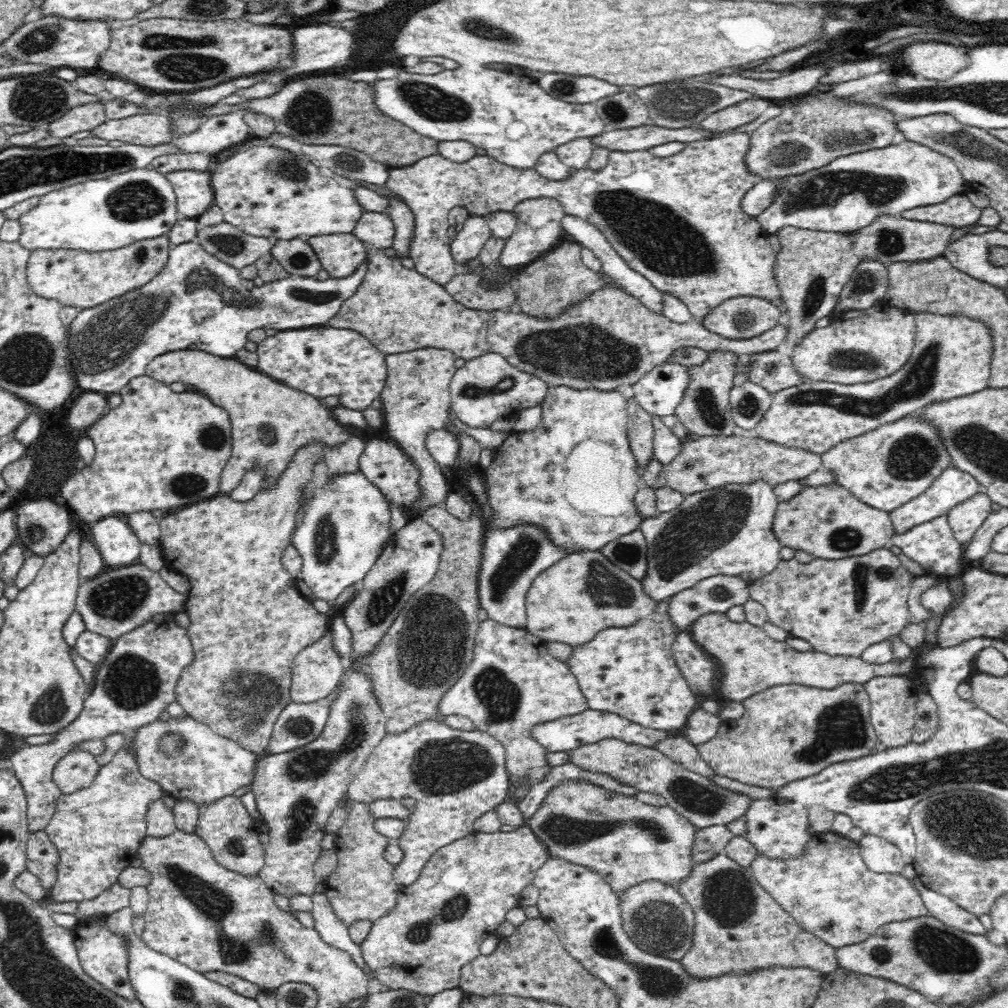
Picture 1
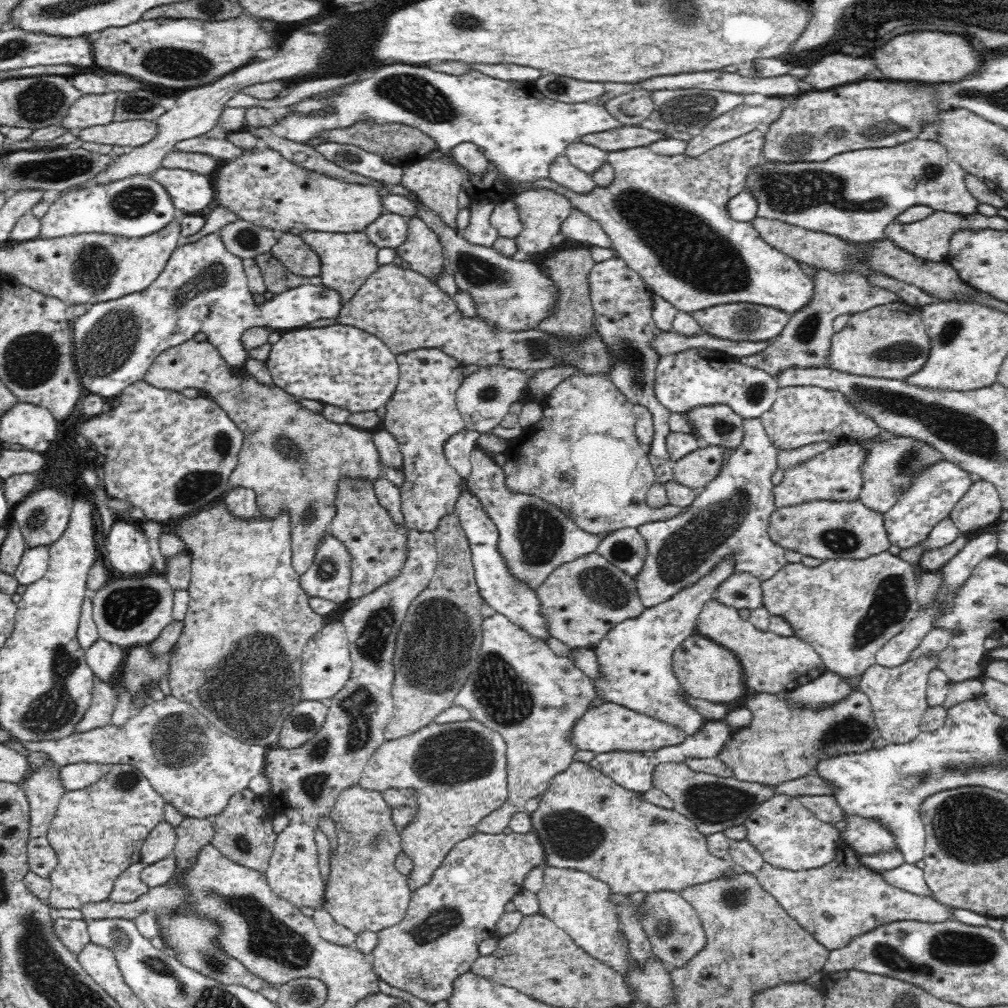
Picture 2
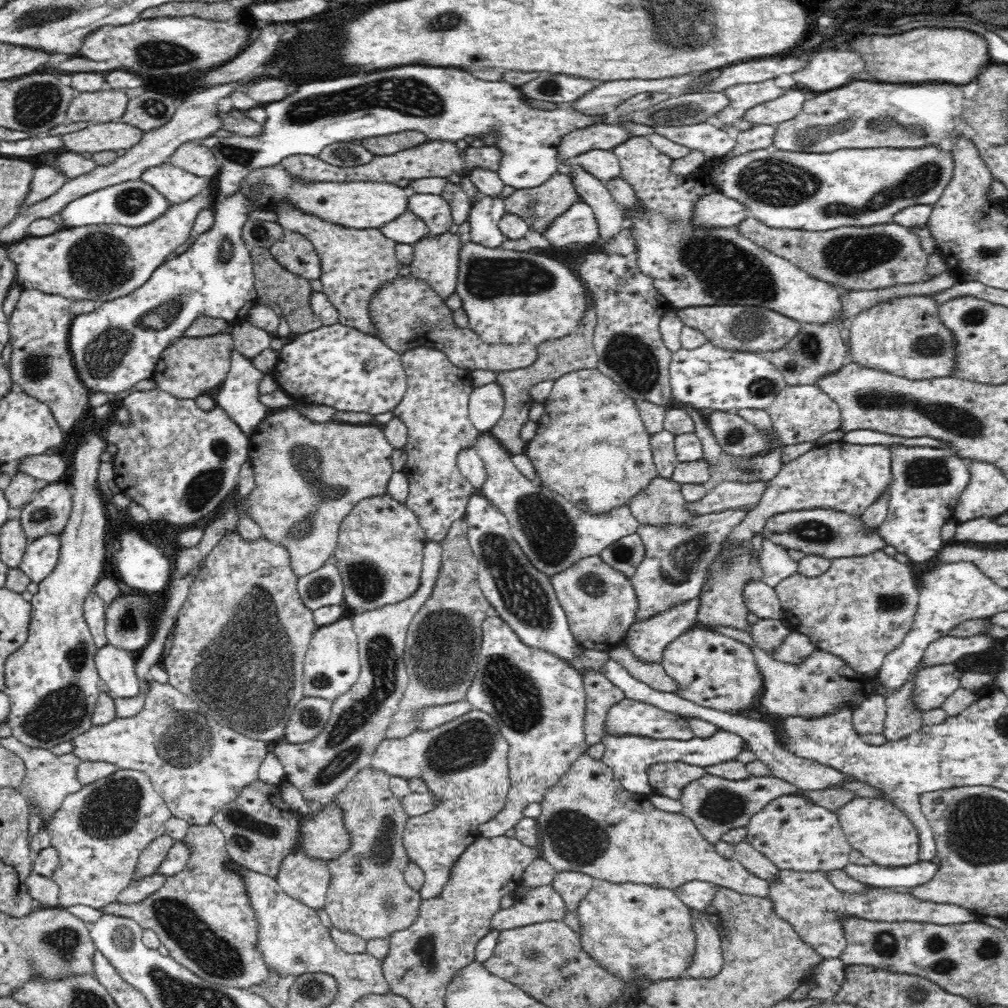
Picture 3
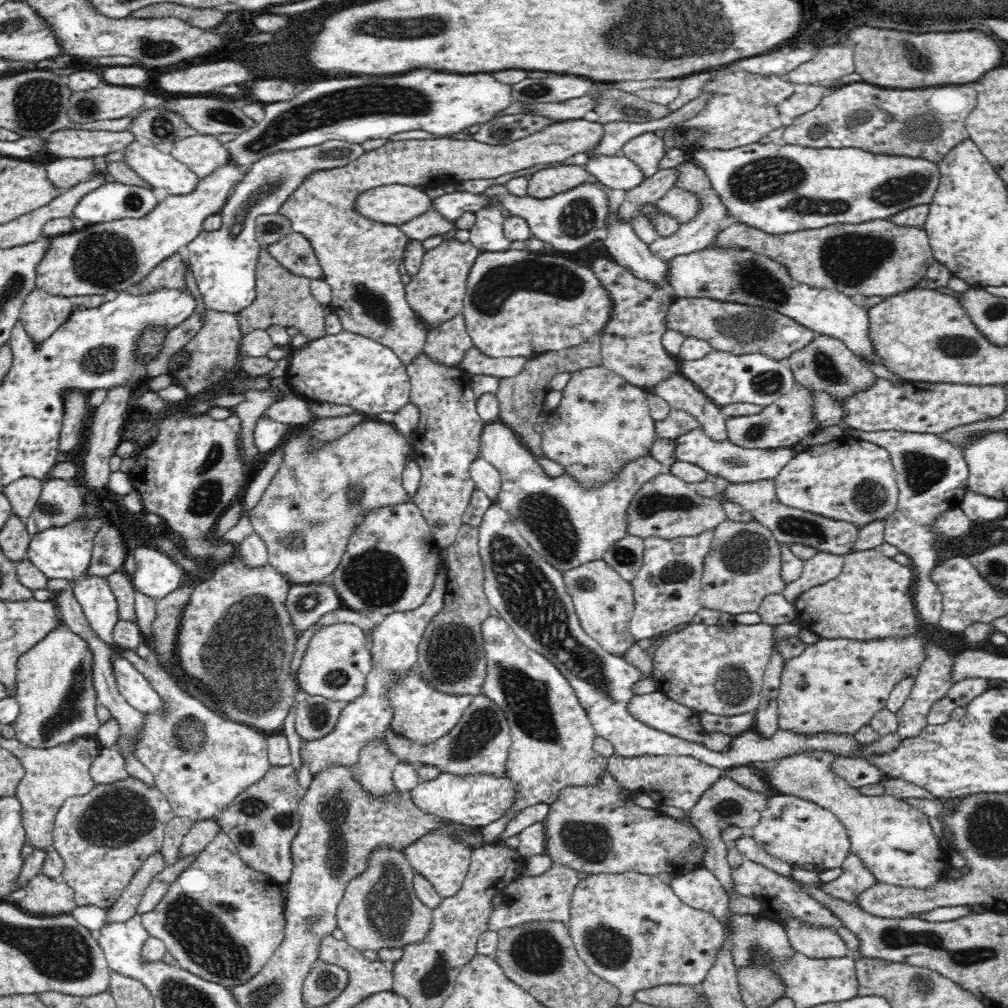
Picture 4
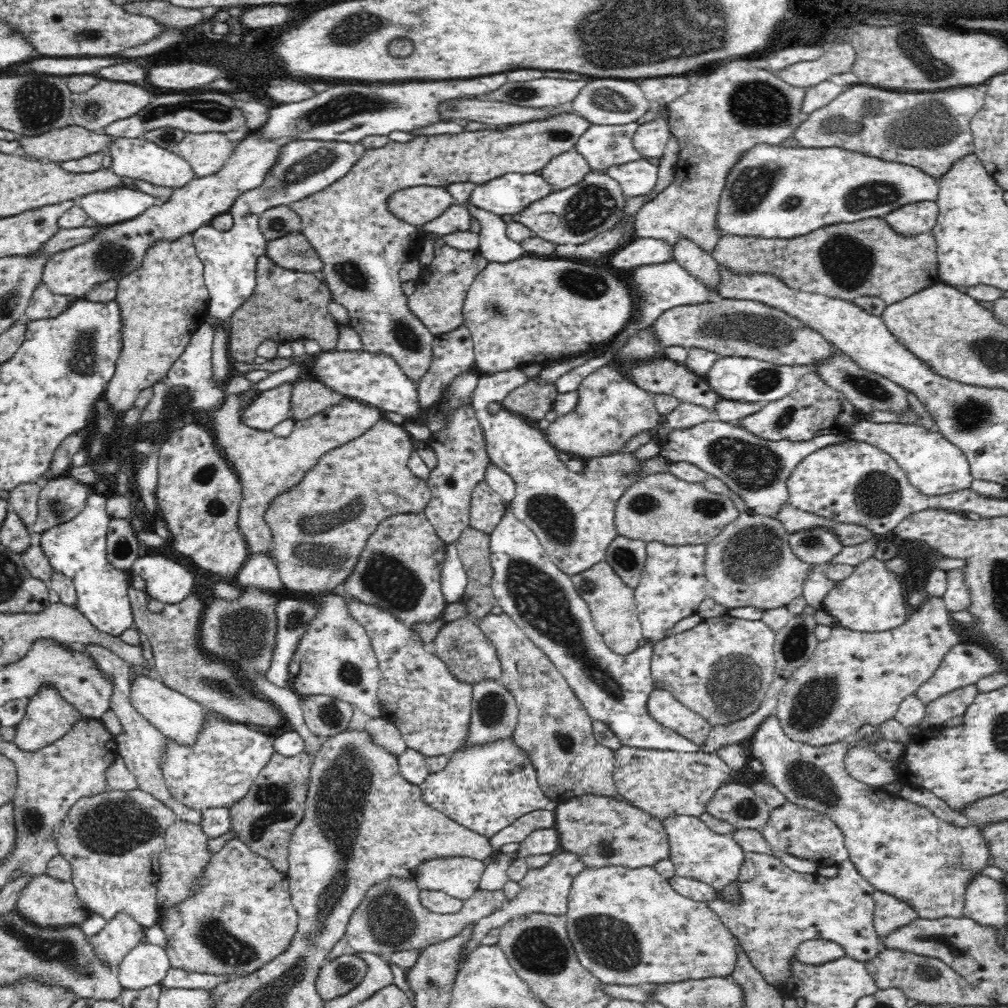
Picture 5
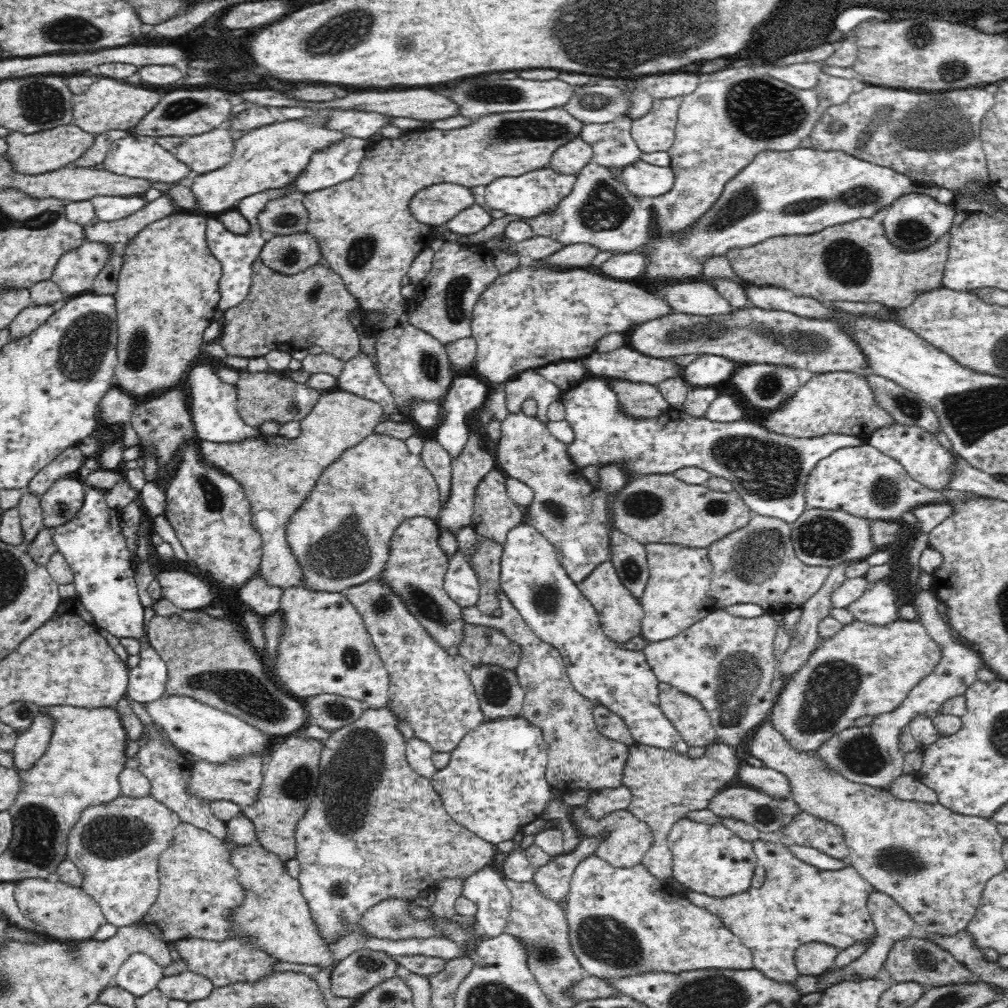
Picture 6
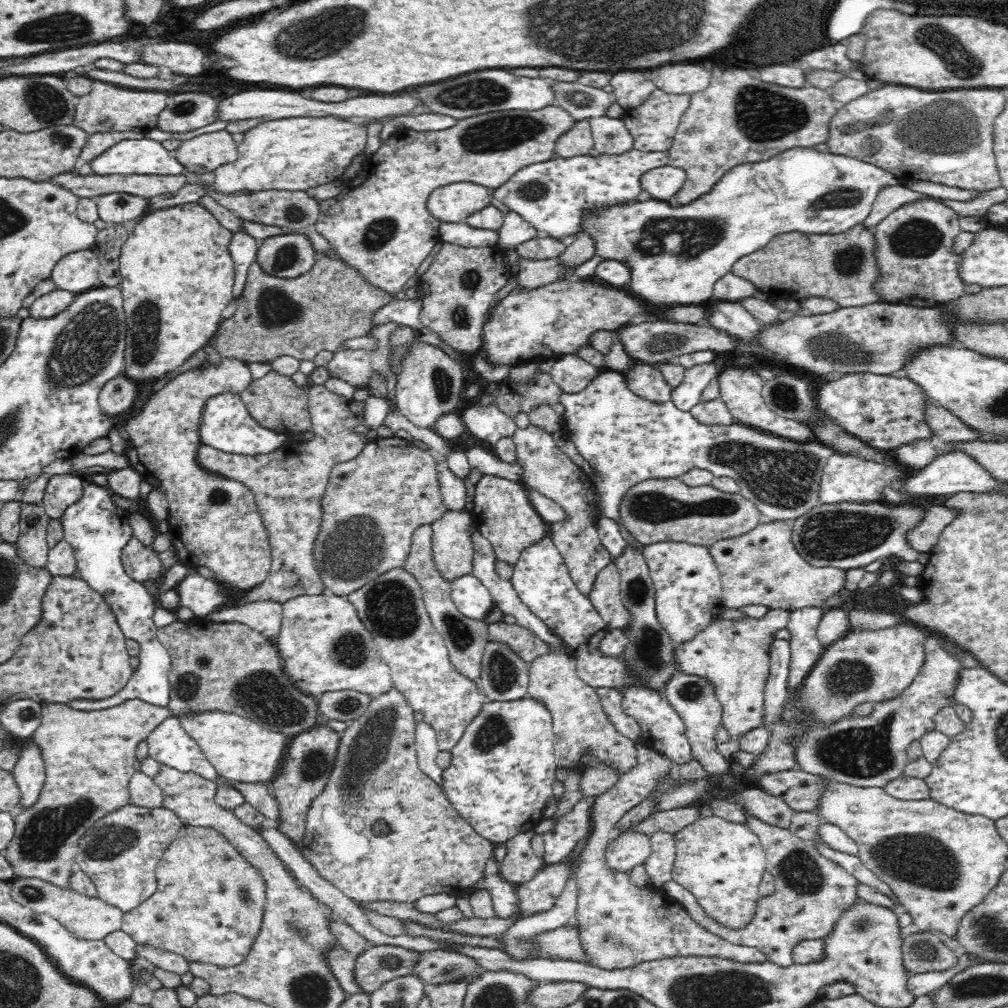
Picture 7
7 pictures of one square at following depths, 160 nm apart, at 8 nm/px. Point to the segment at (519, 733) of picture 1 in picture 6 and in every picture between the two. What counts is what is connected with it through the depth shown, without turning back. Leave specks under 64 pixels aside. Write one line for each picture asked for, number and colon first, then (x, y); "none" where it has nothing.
2: (519, 687)
3: (539, 702)
4: (552, 747)
5: (553, 727)
6: (579, 756)

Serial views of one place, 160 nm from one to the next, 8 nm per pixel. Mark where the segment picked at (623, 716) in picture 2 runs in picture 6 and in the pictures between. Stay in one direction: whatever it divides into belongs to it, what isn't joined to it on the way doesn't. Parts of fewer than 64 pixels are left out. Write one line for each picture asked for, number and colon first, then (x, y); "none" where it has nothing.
3: (629, 716)
4: (656, 710)
5: (664, 707)
6: (689, 717)

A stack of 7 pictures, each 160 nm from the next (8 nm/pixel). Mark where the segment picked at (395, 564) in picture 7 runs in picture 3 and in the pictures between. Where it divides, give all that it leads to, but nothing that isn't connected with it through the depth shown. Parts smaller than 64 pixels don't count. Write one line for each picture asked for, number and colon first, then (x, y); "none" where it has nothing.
3: (308, 476)
4: (306, 516)
5: (320, 526)
6: (342, 535)

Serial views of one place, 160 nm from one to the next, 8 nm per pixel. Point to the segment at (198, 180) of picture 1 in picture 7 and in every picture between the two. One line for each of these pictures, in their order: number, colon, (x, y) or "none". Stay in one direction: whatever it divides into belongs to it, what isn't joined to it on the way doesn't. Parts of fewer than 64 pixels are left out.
2: (192, 193)
3: (175, 184)
4: (156, 166)
5: (140, 159)
6: (136, 156)
7: (142, 156)

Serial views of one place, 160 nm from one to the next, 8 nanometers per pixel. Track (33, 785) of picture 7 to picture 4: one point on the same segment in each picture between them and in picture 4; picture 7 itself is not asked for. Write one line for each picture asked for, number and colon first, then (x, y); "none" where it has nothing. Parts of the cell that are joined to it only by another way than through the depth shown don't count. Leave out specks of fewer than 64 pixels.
4: (57, 699)
5: (48, 717)
6: (31, 744)

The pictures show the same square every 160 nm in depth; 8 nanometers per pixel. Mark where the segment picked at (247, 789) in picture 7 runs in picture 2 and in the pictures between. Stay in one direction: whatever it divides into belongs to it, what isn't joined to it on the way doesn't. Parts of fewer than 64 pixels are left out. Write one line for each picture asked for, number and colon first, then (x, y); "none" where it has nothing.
2: (196, 768)
3: (198, 766)
4: (201, 761)
5: (217, 771)
6: (240, 782)

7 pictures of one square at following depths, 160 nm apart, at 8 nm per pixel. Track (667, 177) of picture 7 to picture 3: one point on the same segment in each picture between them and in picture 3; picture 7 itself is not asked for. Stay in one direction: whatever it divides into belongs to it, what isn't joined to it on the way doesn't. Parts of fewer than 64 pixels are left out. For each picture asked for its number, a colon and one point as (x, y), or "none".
3: (604, 165)
4: (616, 172)
5: (640, 178)
6: (646, 181)

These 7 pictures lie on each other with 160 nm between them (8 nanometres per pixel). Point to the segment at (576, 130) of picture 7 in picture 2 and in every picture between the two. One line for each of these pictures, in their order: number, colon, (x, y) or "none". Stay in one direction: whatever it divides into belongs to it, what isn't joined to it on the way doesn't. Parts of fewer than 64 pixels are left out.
2: (541, 211)
3: (540, 206)
4: (548, 182)
5: (565, 170)
6: (571, 158)

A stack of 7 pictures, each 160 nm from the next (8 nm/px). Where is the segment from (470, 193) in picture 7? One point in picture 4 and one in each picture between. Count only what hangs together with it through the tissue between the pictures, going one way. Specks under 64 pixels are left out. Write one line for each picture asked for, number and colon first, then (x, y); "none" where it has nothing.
4: (394, 204)
5: (418, 206)
6: (435, 206)

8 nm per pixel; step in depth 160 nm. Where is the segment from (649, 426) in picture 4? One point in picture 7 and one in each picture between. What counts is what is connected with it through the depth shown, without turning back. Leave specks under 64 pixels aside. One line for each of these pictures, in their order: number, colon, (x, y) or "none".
5: (612, 408)
6: (639, 399)
7: (644, 379)

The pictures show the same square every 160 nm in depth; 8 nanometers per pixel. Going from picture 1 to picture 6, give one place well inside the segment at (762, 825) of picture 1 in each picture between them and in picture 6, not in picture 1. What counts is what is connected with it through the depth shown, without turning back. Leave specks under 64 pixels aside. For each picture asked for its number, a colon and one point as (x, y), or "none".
2: (788, 836)
3: (794, 833)
4: (799, 832)
5: (791, 829)
6: (807, 830)

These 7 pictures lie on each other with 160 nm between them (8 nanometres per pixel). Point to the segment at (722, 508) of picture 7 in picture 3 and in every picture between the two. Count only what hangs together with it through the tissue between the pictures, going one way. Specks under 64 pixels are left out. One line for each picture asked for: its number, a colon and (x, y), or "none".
3: (661, 504)
4: (666, 507)
5: (661, 507)
6: (652, 508)

